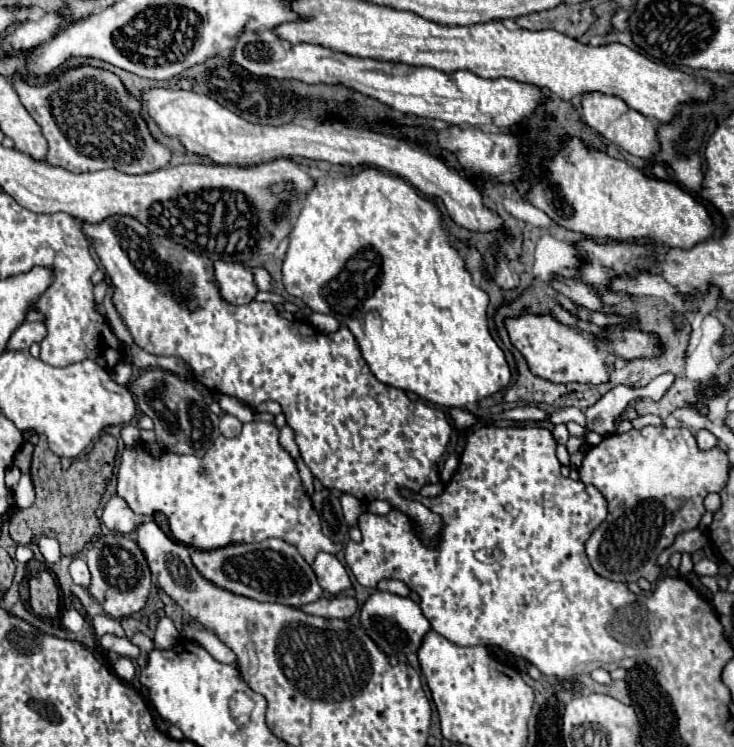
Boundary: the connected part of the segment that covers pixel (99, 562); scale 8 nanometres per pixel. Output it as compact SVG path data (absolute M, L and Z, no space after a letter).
M125 534L97 536L93 544L87 546L85 560L93 576L93 584L89 586L89 590L93 598L103 606L107 616L111 618L131 616L145 606L151 592L151 572L135 540L131 540Z

